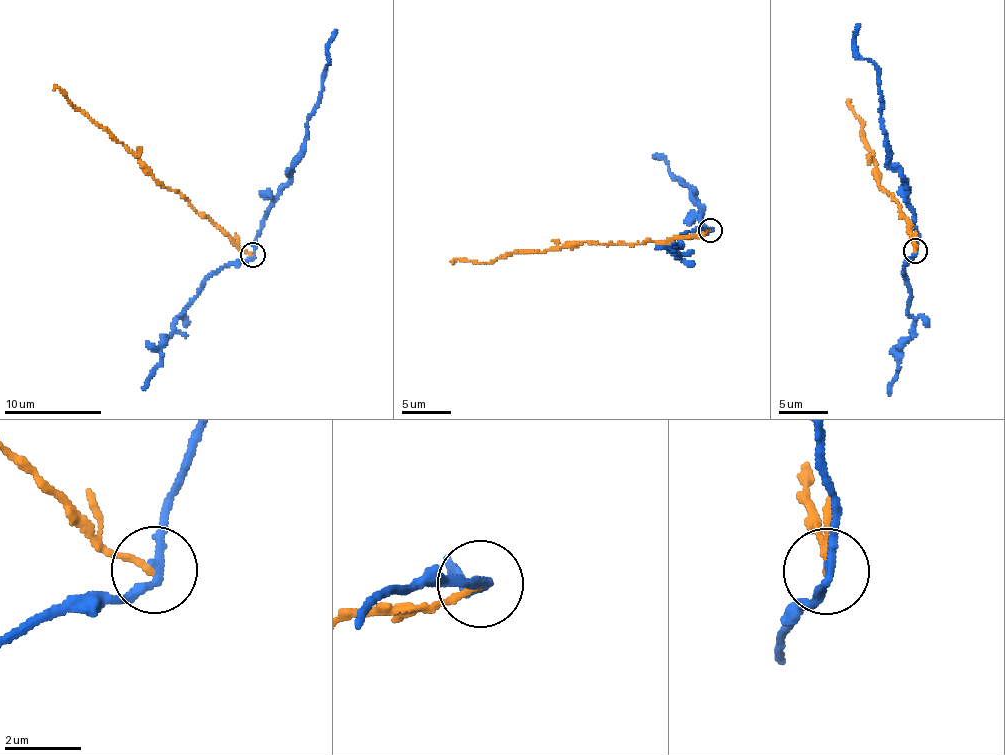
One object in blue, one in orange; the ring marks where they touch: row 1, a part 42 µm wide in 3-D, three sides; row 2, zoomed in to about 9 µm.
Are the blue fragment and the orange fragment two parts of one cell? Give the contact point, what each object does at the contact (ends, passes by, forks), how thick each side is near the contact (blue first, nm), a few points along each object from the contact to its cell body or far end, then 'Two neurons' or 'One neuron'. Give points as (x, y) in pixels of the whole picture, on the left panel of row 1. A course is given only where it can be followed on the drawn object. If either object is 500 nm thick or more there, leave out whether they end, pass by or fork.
Place: (252, 254). At the ring blue passes by. At the ring orange ends. Thickness 200 nm (blue) against 150 nm. Course of blue: (252, 255), (260, 221), (278, 189), (288, 181), (306, 134), (307, 116), (321, 94), (321, 77), (336, 30). Course of orange: (252, 255), (241, 250), (187, 200), (156, 180), (121, 143), (75, 110), (60, 90), (53, 90). Two neurons

